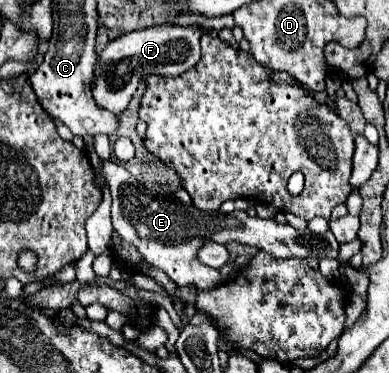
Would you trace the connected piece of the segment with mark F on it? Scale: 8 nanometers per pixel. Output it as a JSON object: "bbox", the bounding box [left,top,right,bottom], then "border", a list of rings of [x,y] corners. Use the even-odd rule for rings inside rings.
{"bbox":[92,26,202,114],"border":[[[154,26],[144,30],[134,30],[128,34],[110,40],[106,50],[110,50],[110,60],[106,64],[98,64],[96,78],[92,82],[92,96],[100,108],[110,110],[114,114],[122,114],[132,94],[136,92],[142,76],[158,74],[158,76],[180,76],[186,70],[194,68],[200,54],[200,36],[202,30],[198,26]]]}

